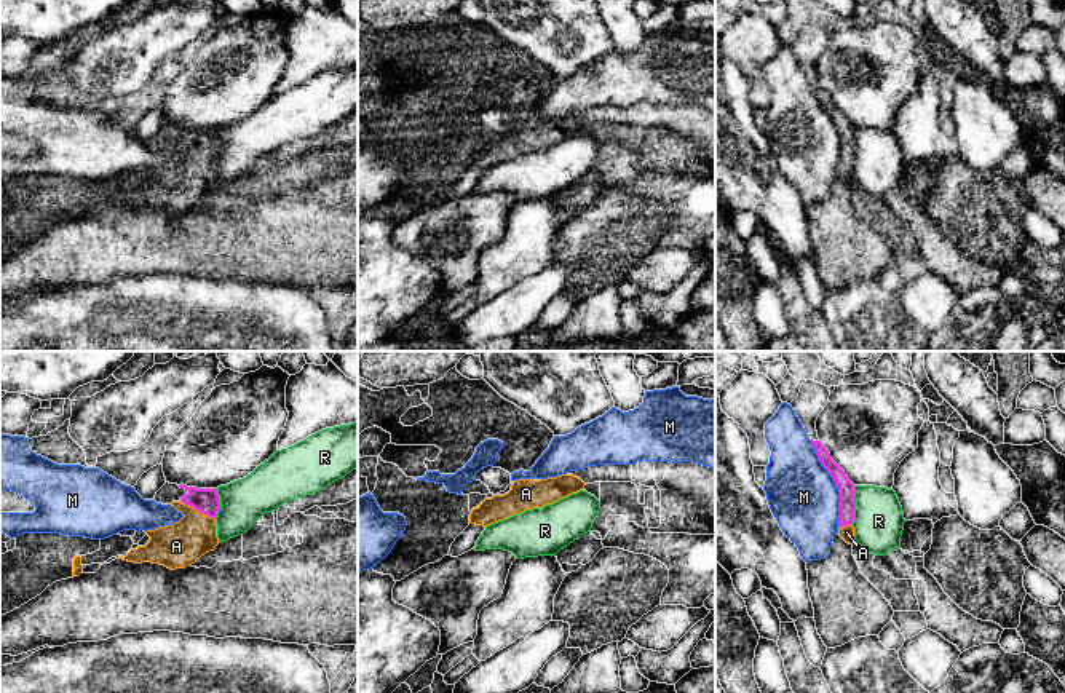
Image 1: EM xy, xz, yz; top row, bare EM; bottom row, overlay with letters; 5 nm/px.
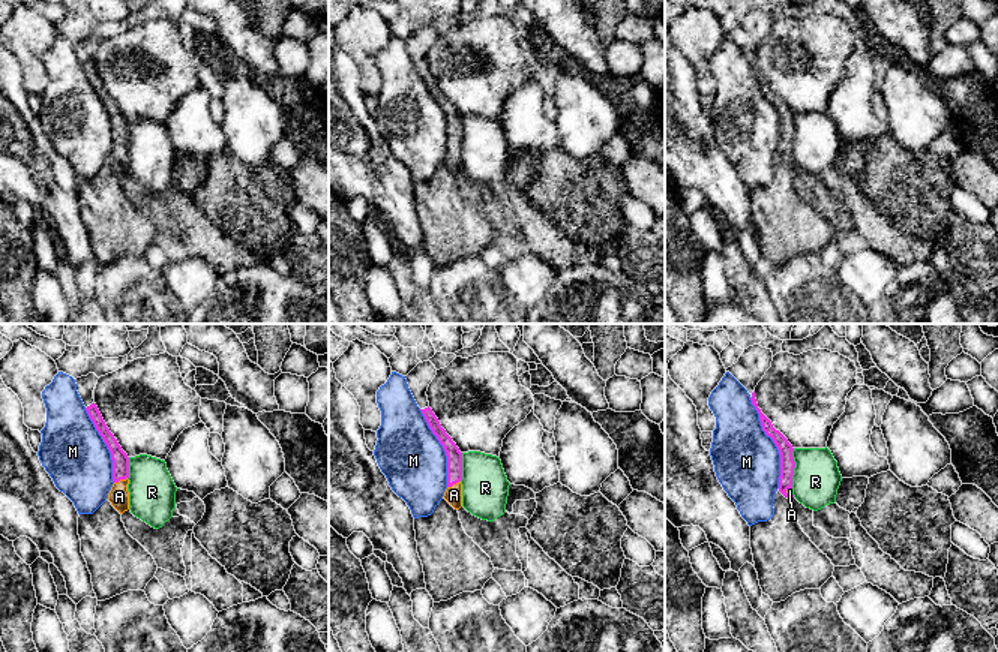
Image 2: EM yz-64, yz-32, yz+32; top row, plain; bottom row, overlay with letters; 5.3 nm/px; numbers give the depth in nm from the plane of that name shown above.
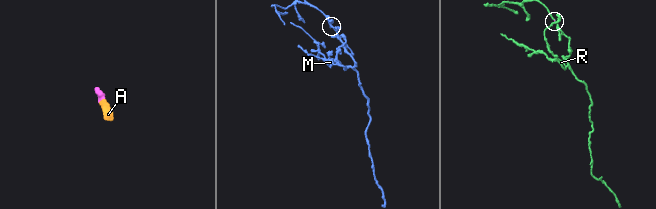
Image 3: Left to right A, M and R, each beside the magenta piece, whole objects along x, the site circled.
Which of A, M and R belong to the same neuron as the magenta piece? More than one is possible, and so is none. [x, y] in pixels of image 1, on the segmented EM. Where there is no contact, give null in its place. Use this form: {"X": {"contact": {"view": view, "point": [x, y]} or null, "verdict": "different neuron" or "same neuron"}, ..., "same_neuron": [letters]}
{"A": {"contact": {"view": "xy", "point": [198, 510]}, "verdict": "same neuron"}, "M": {"contact": {"view": "yz", "point": [835, 483]}, "verdict": "different neuron"}, "R": {"contact": {"view": "yz", "point": [855, 505]}, "verdict": "different neuron"}, "same_neuron": ["A"]}

